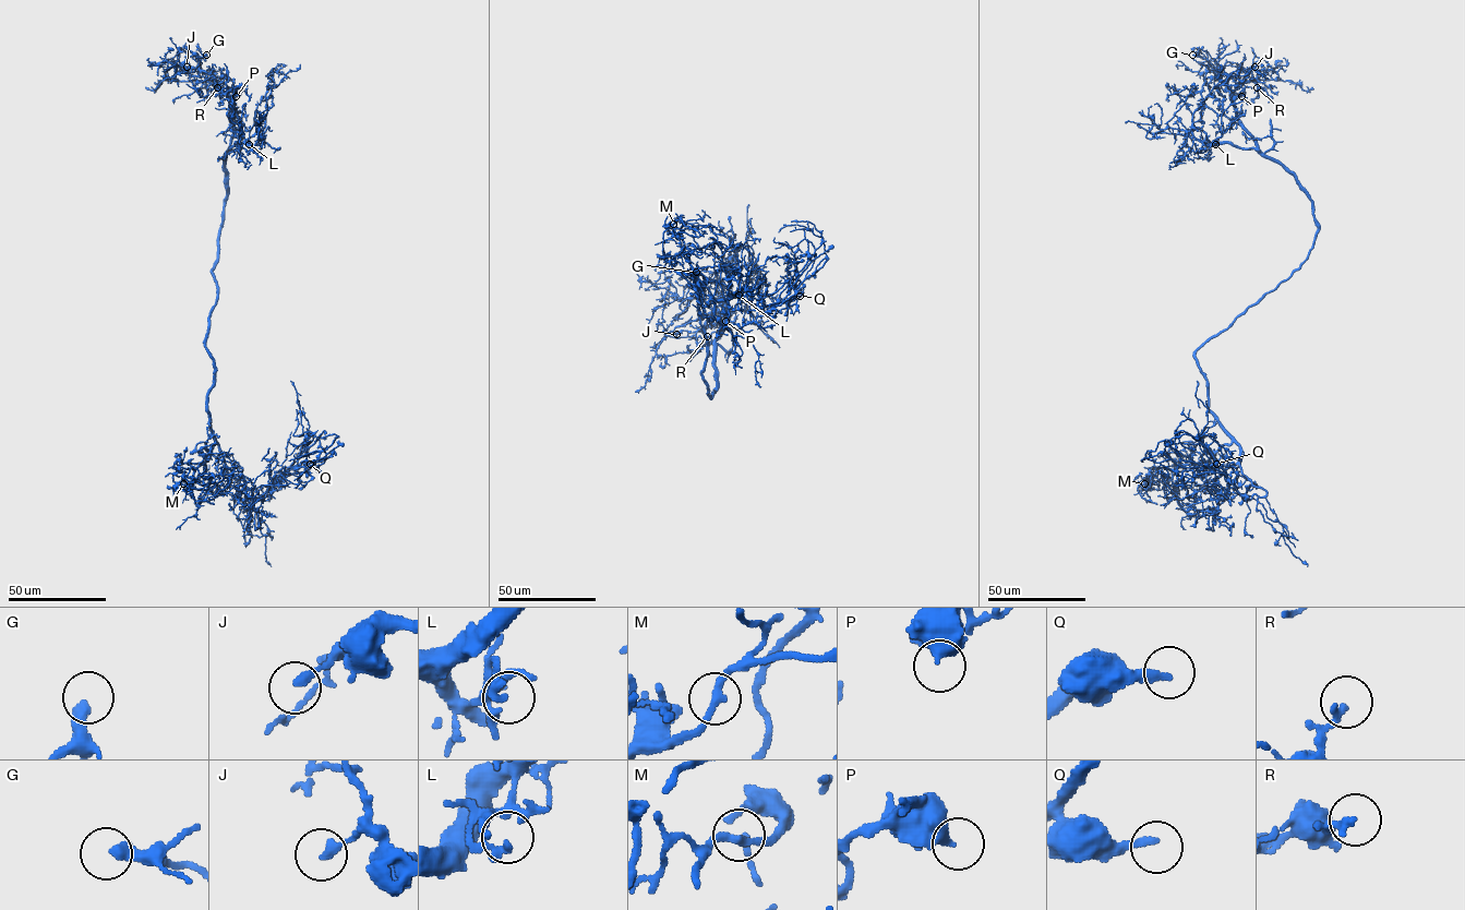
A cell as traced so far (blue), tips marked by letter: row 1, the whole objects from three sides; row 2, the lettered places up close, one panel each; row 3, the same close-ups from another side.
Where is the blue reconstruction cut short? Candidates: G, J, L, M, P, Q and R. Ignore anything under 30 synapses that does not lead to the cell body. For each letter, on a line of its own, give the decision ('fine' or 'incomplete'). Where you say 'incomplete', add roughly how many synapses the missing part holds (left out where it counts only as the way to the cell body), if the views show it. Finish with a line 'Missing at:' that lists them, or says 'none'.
G: fine
J: fine
L: fine
M: fine
P: fine
Q: fine
R: fine
Missing at: none

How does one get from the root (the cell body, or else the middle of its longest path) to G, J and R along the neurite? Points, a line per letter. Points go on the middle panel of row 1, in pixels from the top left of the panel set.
G: (699, 312), (701, 378), (710, 397), (722, 322), (701, 299), (686, 297), (696, 272)
J: (699, 312), (707, 344), (701, 378), (710, 397), (721, 316), (715, 310), (701, 327), (676, 334)
R: (699, 312), (701, 378), (710, 397), (722, 330), (717, 310), (696, 342), (707, 336)

